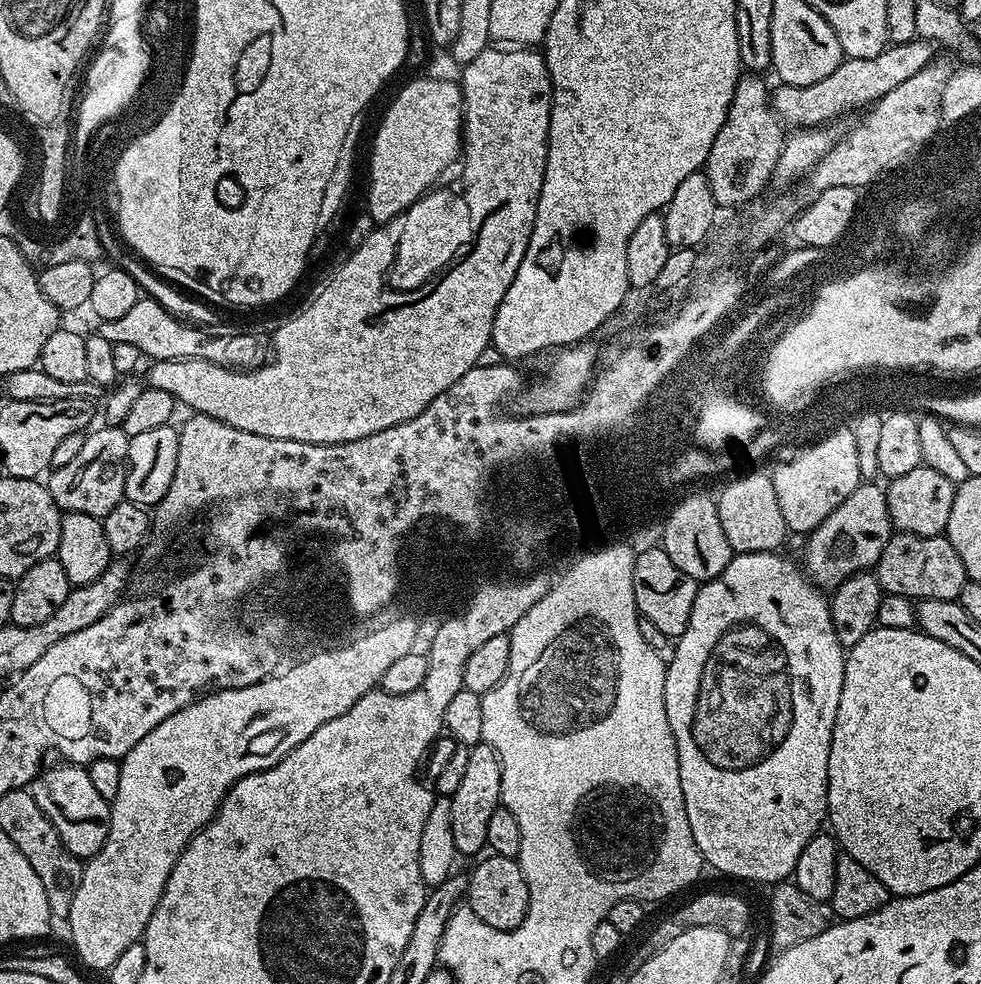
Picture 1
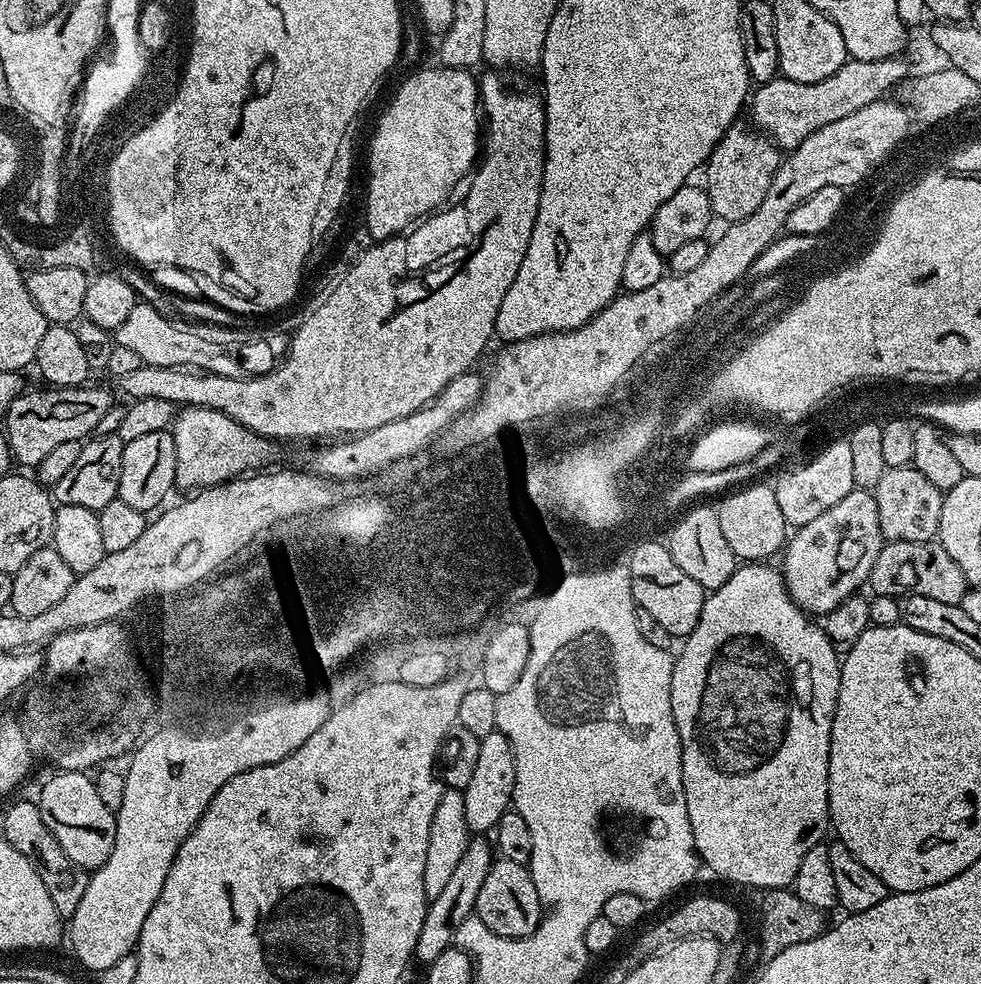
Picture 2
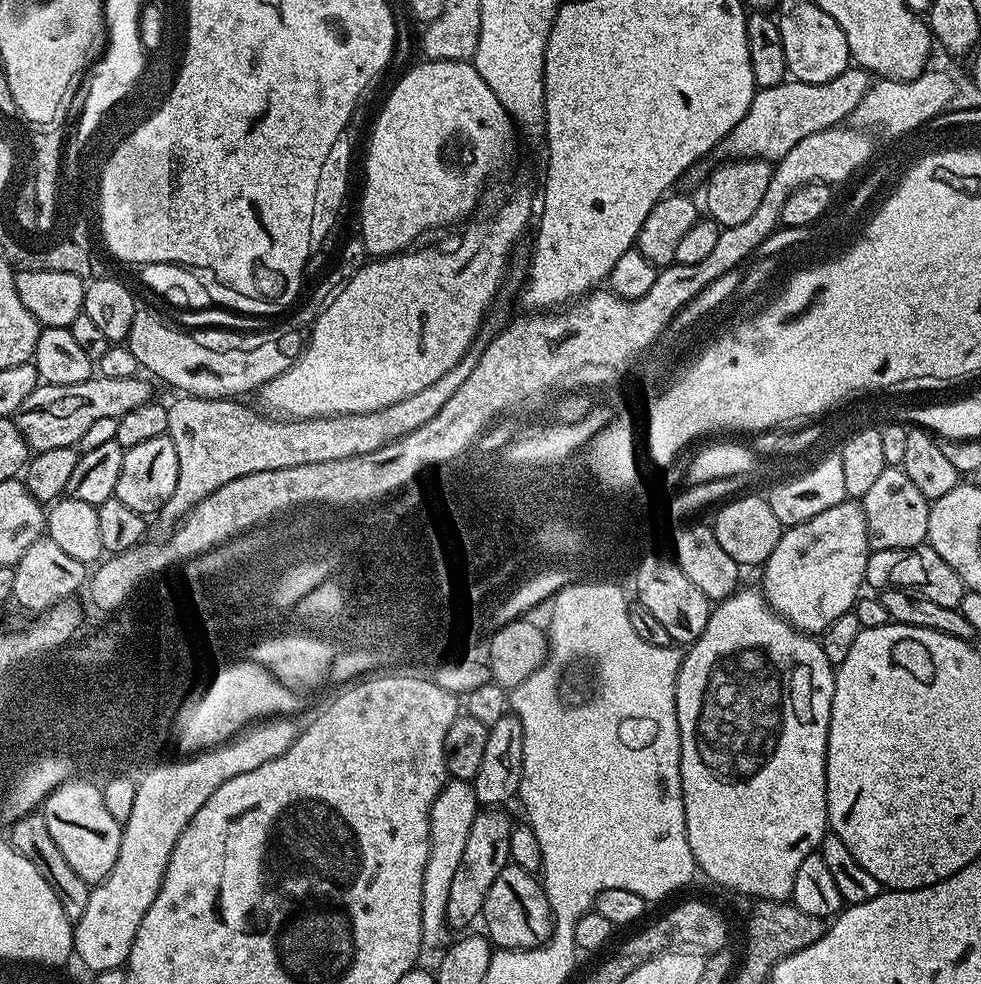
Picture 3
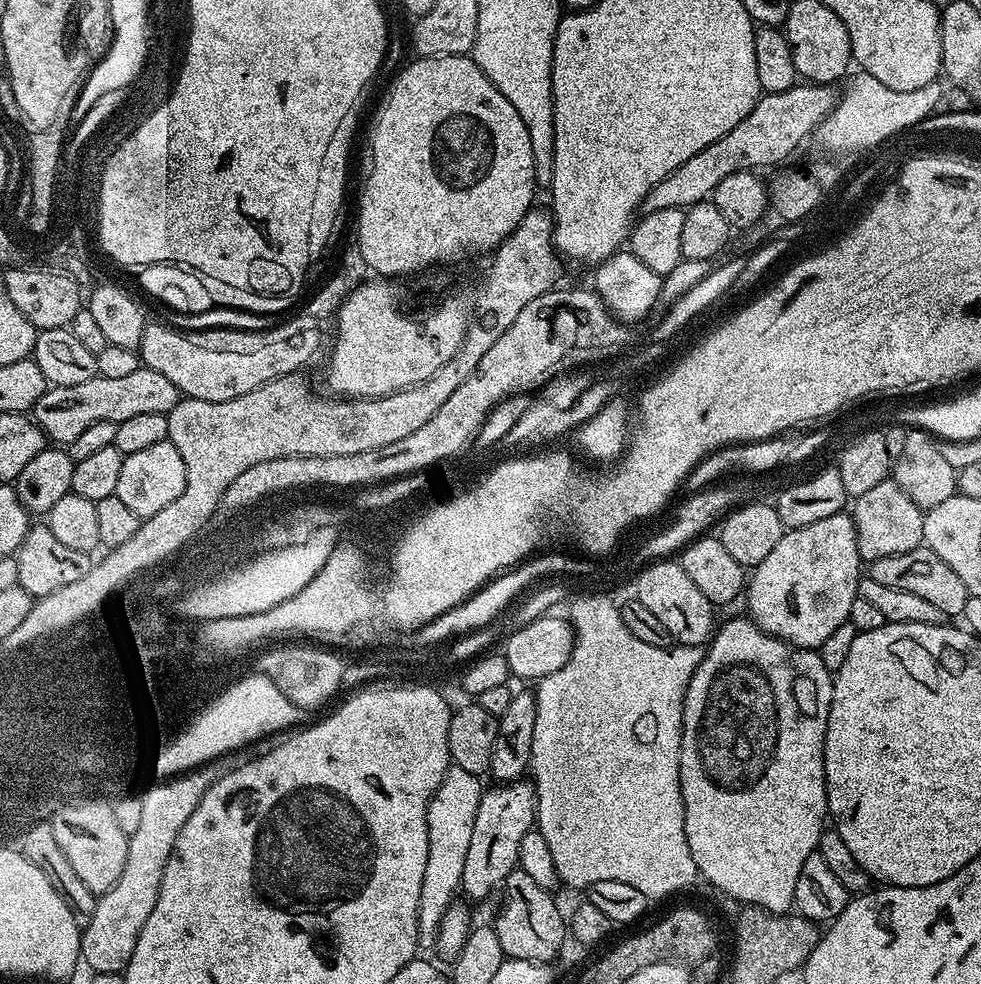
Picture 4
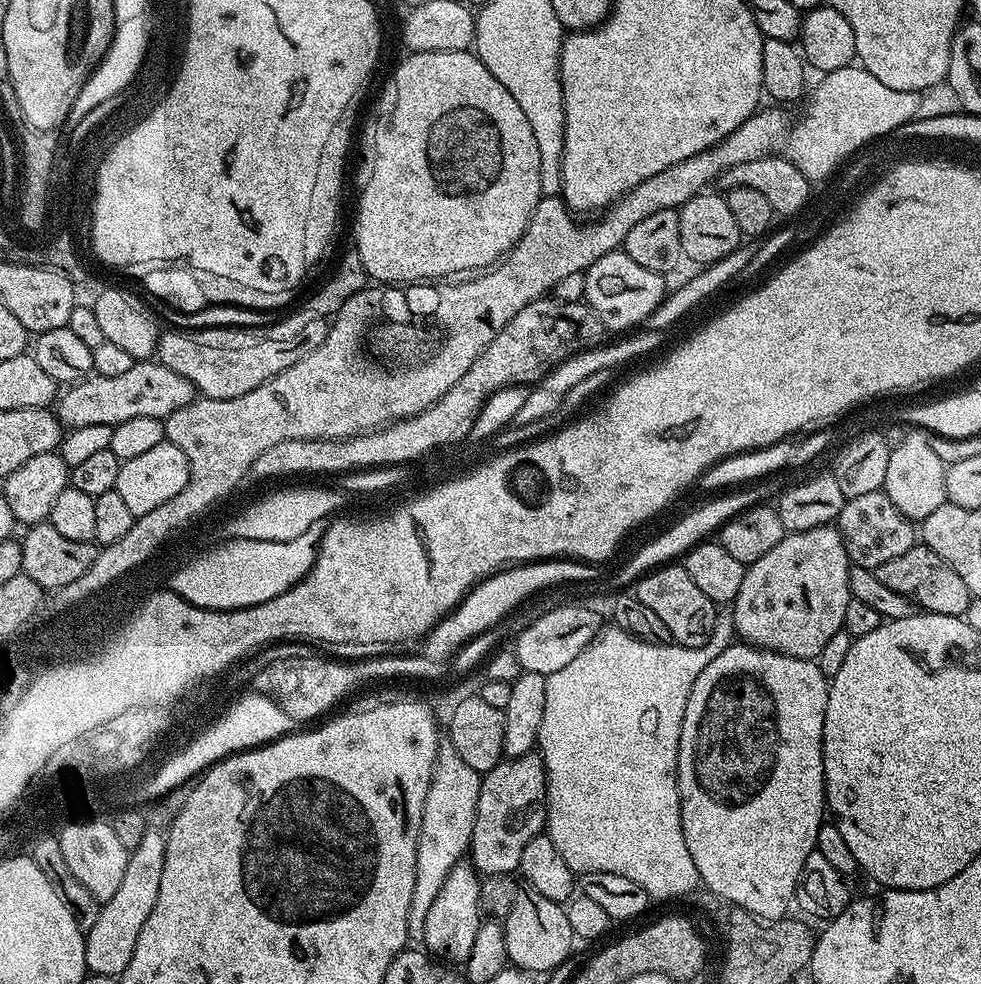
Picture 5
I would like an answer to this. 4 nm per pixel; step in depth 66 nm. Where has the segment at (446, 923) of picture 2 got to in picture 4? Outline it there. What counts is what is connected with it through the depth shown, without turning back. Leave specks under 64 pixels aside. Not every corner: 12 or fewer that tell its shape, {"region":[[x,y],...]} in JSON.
{"region":[[527,779],[481,791],[460,892],[484,900],[536,824]]}

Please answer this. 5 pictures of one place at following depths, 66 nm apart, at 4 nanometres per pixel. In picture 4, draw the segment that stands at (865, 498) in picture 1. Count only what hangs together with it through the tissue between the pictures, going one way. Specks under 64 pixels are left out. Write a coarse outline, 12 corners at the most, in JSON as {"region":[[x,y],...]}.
{"region":[[847,511],[787,529],[746,580],[747,615],[819,650],[861,579]]}

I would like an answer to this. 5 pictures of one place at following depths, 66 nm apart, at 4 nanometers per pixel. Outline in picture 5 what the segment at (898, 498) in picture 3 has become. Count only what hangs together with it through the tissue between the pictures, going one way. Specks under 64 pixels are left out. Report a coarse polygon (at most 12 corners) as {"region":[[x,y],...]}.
{"region":[[883,490],[845,500],[849,561],[875,570],[918,543]]}

